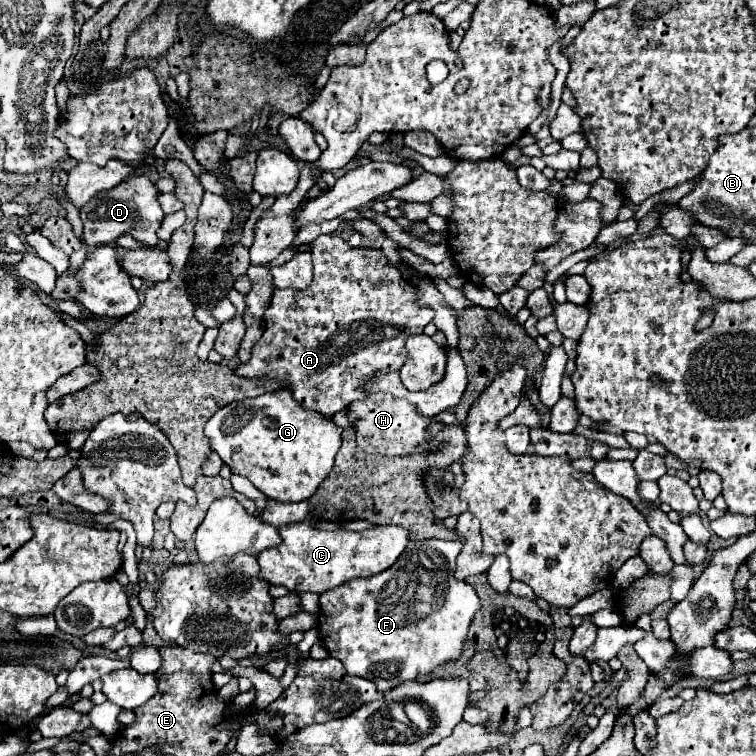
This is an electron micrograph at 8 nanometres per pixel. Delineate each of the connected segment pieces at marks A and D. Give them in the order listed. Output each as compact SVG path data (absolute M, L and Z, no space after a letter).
M324 234L318 236L312 244L310 244L310 254L312 254L312 262L314 262L314 280L306 290L296 290L296 288L274 288L272 294L272 302L270 308L264 314L264 334L262 338L256 342L256 346L252 348L252 356L246 364L238 364L236 366L236 374L244 376L244 378L256 378L256 380L284 380L286 386L290 388L294 400L308 410L318 410L322 412L326 418L332 418L332 414L336 414L338 410L342 410L346 404L350 404L352 400L360 400L360 396L366 396L366 384L370 382L370 378L376 372L382 370L400 370L404 360L406 360L406 348L404 342L408 336L412 334L420 334L424 330L424 326L434 318L430 308L420 308L414 300L414 292L412 288L402 280L402 274L398 268L392 268L388 264L388 260L382 256L380 250L376 248L352 248L346 240L342 240L340 236L332 236L332 234Z
M132 176L130 180L124 180L116 188L110 188L106 192L96 194L82 210L80 218L84 224L84 242L86 242L86 254L90 256L98 246L114 242L122 234L130 234L136 240L152 246L158 242L156 230L160 228L164 220L164 212L156 202L158 190L146 176Z

